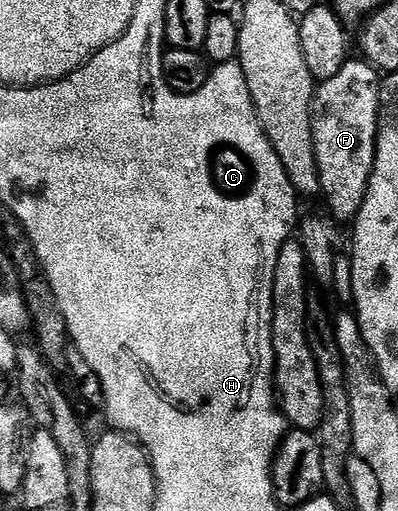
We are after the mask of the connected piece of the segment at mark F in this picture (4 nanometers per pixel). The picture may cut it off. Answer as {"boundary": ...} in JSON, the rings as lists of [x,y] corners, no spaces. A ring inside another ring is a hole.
{"boundary":[[[350,60],[334,76],[334,80],[326,80],[315,87],[312,99],[312,131],[316,145],[316,163],[320,173],[320,194],[328,205],[328,210],[336,218],[355,219],[362,208],[362,200],[366,200],[368,181],[376,159],[376,133],[380,127],[380,88],[381,75],[375,66],[367,61]]]}

